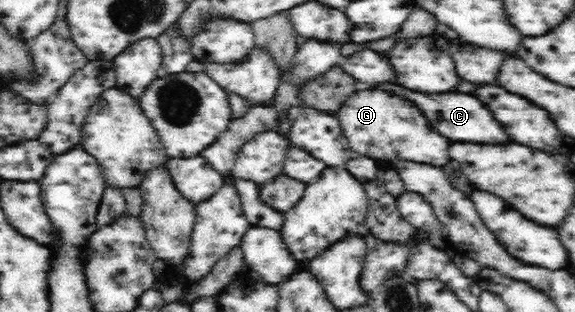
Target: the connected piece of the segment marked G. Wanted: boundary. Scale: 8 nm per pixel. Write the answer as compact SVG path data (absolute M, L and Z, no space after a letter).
M357 91L345 105L332 113L337 115L349 147L361 156L375 161L403 160L441 167L449 163L449 143L443 135L431 129L423 113L411 103L385 91Z

